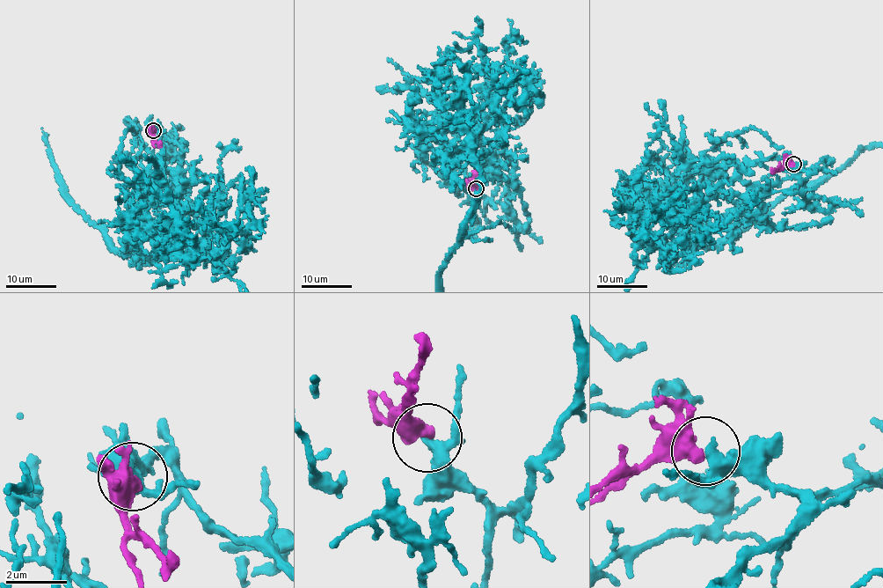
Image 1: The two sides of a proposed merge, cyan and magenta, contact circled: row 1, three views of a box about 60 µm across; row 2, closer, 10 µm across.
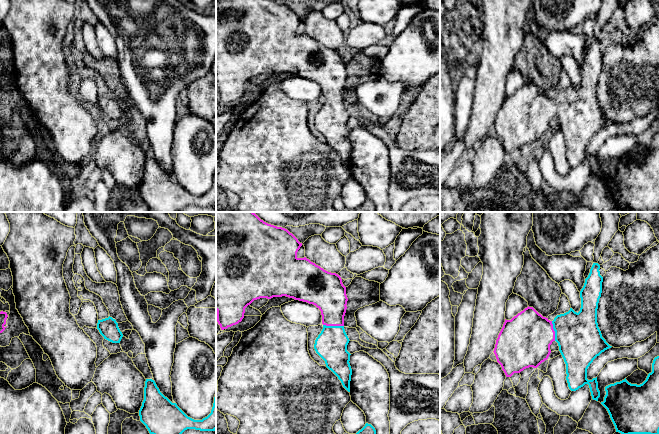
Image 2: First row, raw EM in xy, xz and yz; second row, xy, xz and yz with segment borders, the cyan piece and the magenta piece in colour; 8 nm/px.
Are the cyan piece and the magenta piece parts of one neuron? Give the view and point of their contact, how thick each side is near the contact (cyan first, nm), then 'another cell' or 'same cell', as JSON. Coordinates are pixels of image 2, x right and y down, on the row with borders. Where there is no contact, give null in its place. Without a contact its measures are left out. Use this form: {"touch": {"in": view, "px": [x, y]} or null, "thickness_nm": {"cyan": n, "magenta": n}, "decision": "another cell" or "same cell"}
{"touch": {"in": "xz", "px": [333, 326]}, "thickness_nm": {"cyan": 260, "magenta": 260}, "decision": "same cell"}

